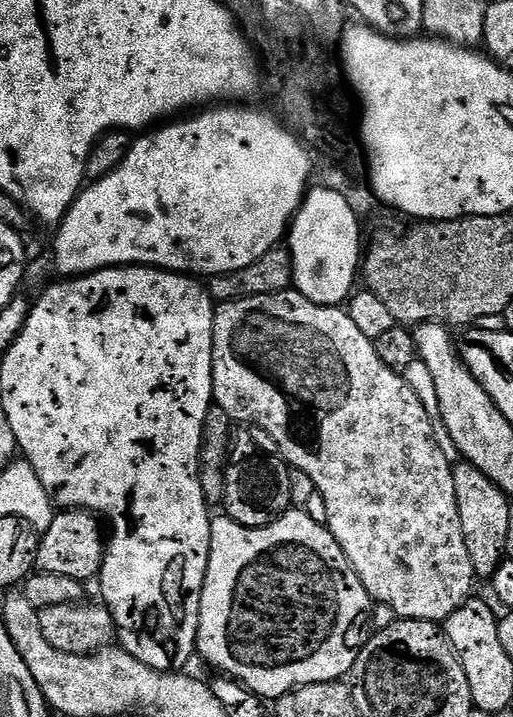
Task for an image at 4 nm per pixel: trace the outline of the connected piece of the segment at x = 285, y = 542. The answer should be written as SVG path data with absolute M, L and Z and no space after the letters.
M292 510L285 511L284 515L279 516L277 520L272 521L271 524L267 524L265 528L243 528L238 522L234 522L226 514L220 514L220 517L215 517L212 520L212 537L210 538L210 554L208 555L208 569L204 575L204 588L198 593L198 604L200 600L200 605L198 605L198 611L200 613L200 625L198 626L198 634L196 635L196 647L198 649L199 655L205 656L214 667L217 668L217 673L227 674L233 680L239 680L244 687L251 690L251 692L256 693L257 696L261 698L279 698L286 695L286 693L292 691L293 688L301 684L321 684L322 682L330 682L331 680L339 681L341 678L347 677L352 671L354 662L356 661L356 654L360 651L362 647L362 635L360 636L360 631L364 628L364 623L368 620L368 611L374 608L374 601L372 595L366 590L366 586L362 586L362 582L358 578L358 574L352 568L352 563L348 561L342 549L336 544L336 539L334 534L323 524L319 524L315 518L305 512L292 512Z

